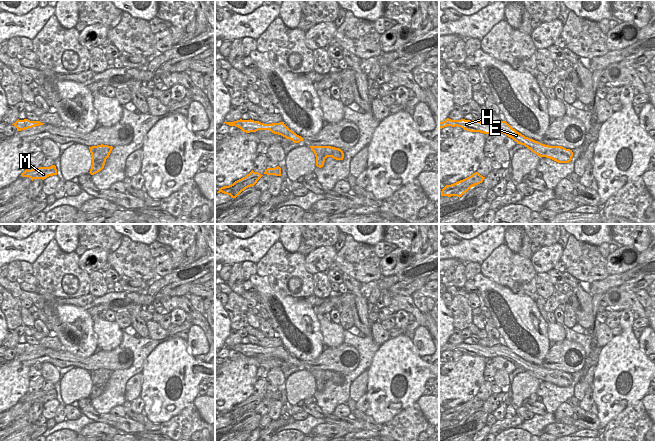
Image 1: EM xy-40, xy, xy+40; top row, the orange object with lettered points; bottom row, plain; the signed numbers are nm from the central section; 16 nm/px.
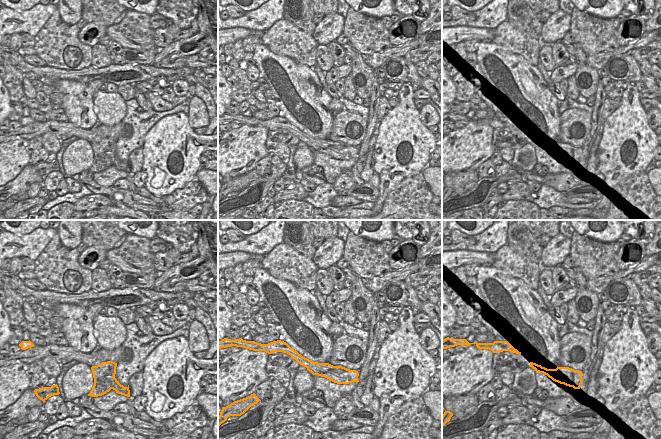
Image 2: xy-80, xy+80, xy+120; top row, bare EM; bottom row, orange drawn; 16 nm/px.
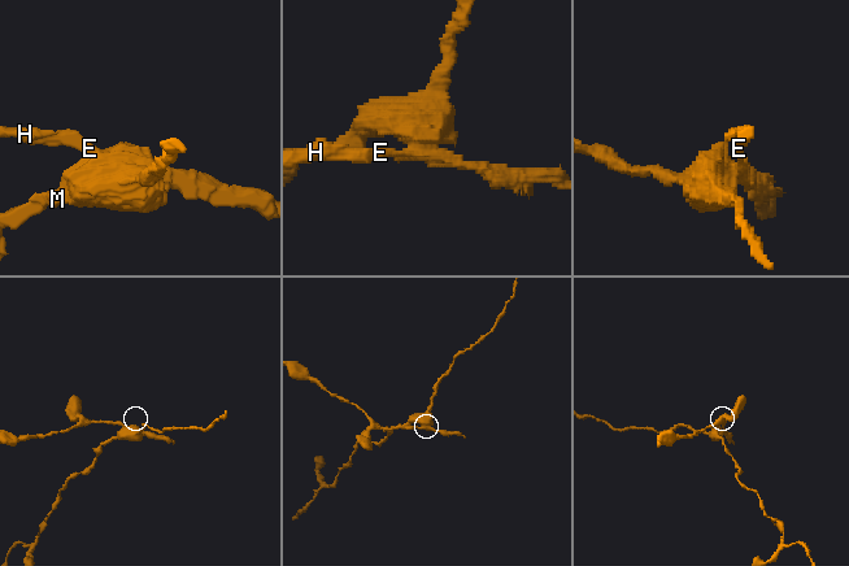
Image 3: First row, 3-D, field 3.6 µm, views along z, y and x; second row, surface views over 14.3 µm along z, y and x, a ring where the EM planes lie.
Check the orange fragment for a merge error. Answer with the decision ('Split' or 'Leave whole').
Split.

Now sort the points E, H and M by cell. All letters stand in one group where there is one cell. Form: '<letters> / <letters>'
E H / M

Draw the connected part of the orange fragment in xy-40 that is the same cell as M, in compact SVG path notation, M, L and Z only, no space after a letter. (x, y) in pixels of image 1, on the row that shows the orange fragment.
M55 165L50 167L39 167L31 170L25 170L21 176L29 177L32 181L34 179L46 179L49 176L57 175L57 169Z

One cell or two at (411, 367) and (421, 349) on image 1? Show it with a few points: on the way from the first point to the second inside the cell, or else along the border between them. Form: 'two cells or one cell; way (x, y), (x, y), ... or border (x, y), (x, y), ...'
two cells; border (411, 340), (414, 351), (420, 357)

